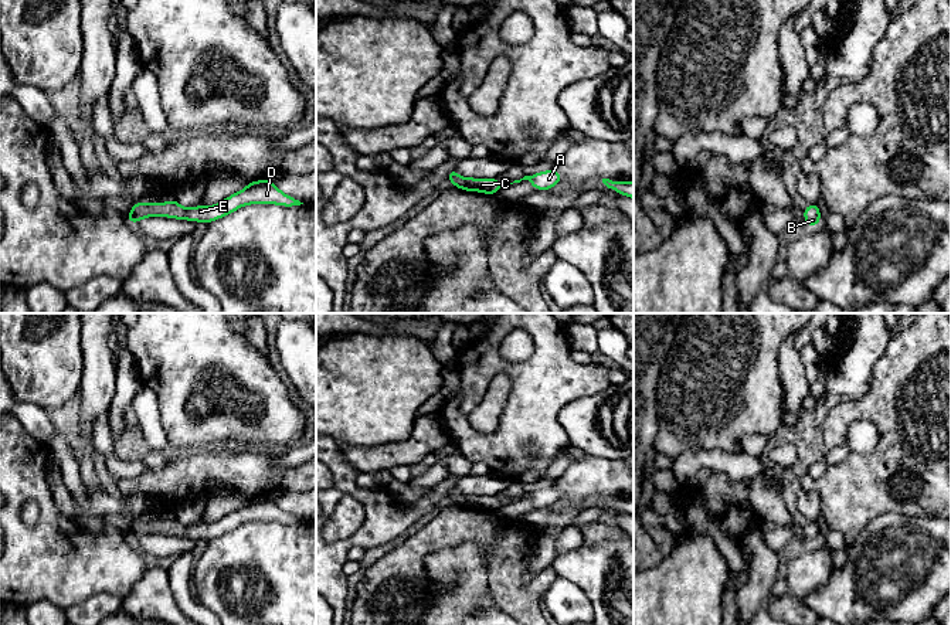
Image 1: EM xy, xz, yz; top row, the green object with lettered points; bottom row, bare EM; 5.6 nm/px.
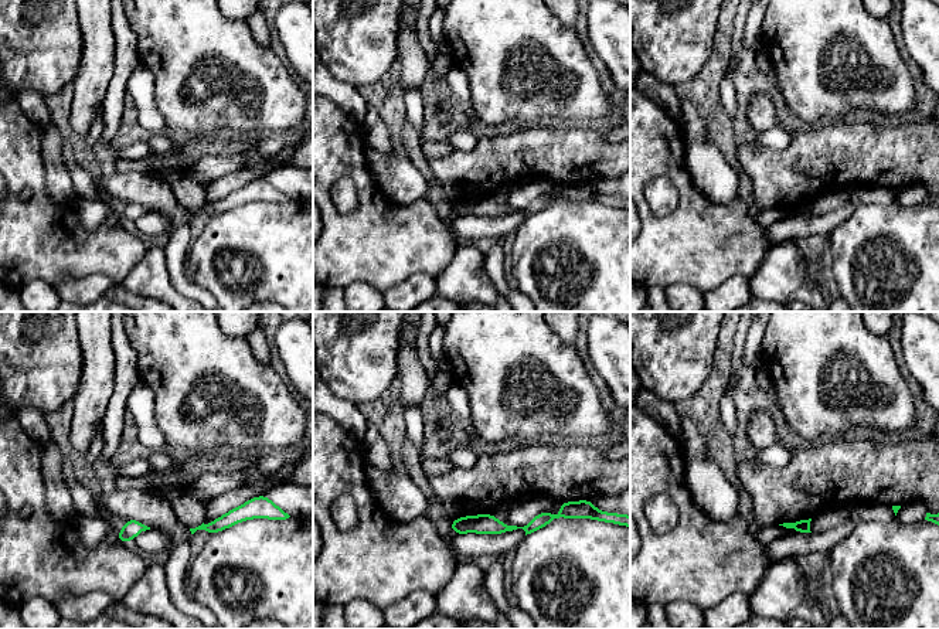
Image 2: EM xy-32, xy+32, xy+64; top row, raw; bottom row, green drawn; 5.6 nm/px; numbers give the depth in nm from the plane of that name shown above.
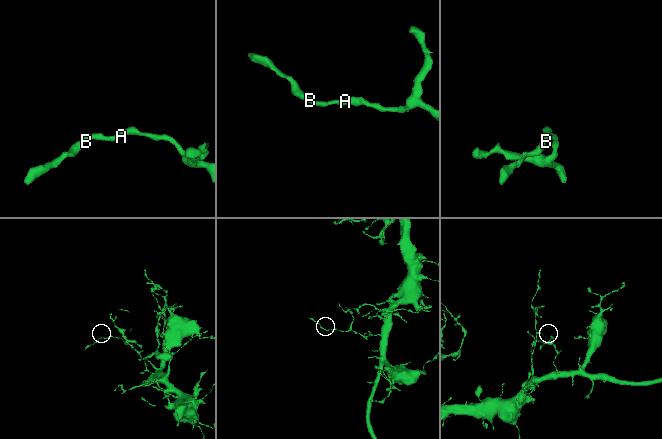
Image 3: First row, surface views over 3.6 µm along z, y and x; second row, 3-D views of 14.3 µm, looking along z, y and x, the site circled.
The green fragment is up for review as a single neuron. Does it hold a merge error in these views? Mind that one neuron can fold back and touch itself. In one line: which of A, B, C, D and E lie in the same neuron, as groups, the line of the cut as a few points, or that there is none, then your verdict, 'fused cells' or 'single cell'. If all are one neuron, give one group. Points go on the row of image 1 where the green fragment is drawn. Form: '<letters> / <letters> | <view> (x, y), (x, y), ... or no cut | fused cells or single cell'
A B C D E | no cut | single cell

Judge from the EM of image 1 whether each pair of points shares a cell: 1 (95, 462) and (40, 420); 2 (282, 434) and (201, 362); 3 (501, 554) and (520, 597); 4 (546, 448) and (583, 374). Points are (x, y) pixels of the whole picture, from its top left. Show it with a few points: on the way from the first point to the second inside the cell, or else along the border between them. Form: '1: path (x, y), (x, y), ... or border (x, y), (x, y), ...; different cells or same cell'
1: border (47, 411), (57, 425); different cells
2: path (268, 408), (265, 397), (233, 370), (227, 370); same cell
3: path (506, 564), (506, 583), (510, 587); same cell
4: path (546, 430), (546, 410), (564, 391); same cell

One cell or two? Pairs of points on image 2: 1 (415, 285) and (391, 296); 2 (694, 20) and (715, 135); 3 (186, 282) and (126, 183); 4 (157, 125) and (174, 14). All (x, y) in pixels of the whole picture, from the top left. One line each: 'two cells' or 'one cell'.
1: one cell
2: two cells
3: one cell
4: two cells

